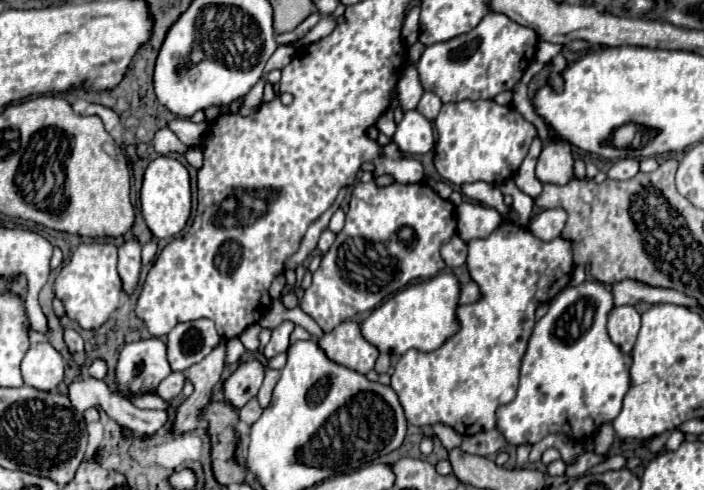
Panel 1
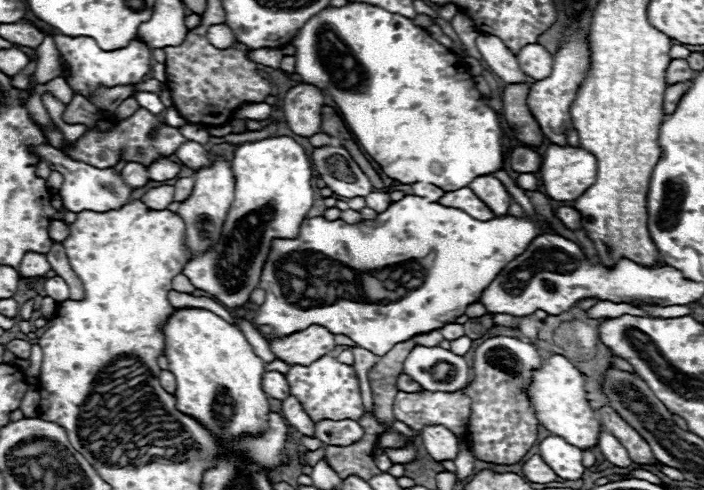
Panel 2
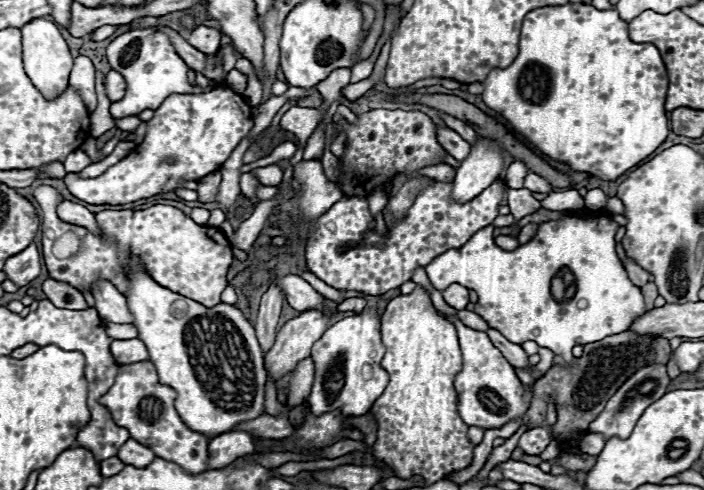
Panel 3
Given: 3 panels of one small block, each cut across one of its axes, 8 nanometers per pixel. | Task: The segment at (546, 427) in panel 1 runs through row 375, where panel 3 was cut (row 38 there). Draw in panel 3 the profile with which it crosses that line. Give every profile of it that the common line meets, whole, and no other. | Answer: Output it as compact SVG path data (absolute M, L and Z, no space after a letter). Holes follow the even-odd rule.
M568 2L562 6L546 6L546 8L536 8L536 10L528 12L524 18L524 24L522 24L522 34L520 34L520 54L508 68L494 68L482 84L484 84L482 100L492 110L500 112L510 122L512 130L518 132L534 150L538 150L544 156L550 156L552 160L568 164L570 170L590 172L592 176L596 176L600 180L616 180L628 168L636 166L648 154L652 154L668 136L668 118L666 118L666 110L664 110L664 100L666 100L666 90L668 90L666 66L664 66L656 46L638 44L628 38L628 24L618 18L616 10L596 10L592 4Z

